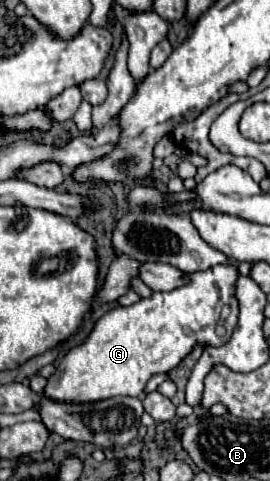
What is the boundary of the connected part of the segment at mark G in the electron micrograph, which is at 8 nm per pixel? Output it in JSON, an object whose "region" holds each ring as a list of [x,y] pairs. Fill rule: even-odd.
{"region":[[[217,265],[207,271],[189,273],[189,285],[177,287],[167,293],[153,293],[149,299],[141,299],[139,303],[131,307],[119,307],[109,313],[105,313],[97,323],[87,341],[75,349],[71,349],[59,363],[57,371],[49,377],[47,387],[43,391],[45,399],[59,401],[59,403],[91,403],[91,401],[103,401],[117,395],[129,395],[139,397],[147,385],[147,381],[157,373],[169,373],[175,369],[181,359],[199,343],[199,345],[223,345],[237,323],[237,309],[235,297],[233,297],[233,285],[237,281],[237,269],[233,265]],[[225,307],[229,309],[229,315],[223,319],[225,331],[219,333],[219,323]]]}

